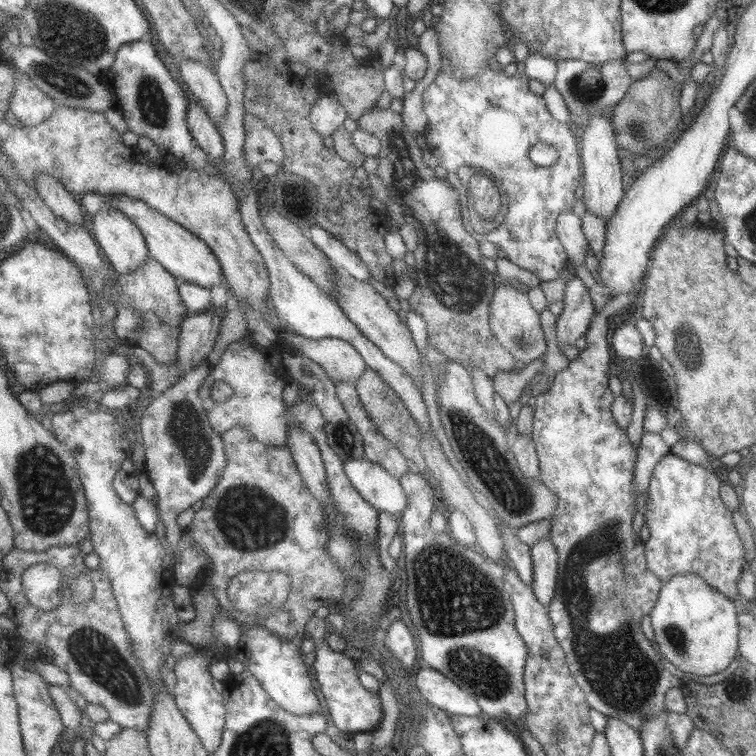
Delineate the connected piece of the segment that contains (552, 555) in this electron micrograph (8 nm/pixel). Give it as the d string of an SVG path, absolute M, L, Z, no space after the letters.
M548 536L530 546L530 559L533 582L529 587L541 605L548 607L557 584L557 553Z

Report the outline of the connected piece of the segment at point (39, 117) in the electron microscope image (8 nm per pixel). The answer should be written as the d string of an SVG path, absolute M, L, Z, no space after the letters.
M19 70L17 89L8 107L23 126L34 127L55 113L55 99L39 88L26 72Z

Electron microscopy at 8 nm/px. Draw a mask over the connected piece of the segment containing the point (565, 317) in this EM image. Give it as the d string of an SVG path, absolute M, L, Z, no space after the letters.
M576 276L566 282L562 302L562 312L556 318L557 347L563 353L567 344L575 344L582 335L591 332L595 306L587 288Z

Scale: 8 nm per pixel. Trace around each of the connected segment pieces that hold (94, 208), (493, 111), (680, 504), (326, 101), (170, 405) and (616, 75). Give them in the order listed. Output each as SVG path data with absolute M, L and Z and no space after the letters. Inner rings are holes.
M89 193L82 198L82 207L89 215L96 215L105 207L111 206L121 210L126 216L129 216L139 225L145 240L147 240L147 248L149 248L149 257L153 260L161 261L165 268L175 276L177 286L182 283L189 282L199 284L205 288L217 286L221 284L221 272L224 272L221 261L216 253L194 232L191 232L185 225L178 224L175 220L164 216L151 205L140 199L127 197L125 195L113 196L111 200L107 200L107 196L95 193Z
M485 67L483 72L469 79L457 79L453 72L441 71L437 75L437 79L427 87L425 110L429 116L427 144L439 165L448 171L447 179L452 186L465 195L461 182L459 182L459 176L457 176L457 170L463 166L488 173L501 188L499 191L501 194L500 223L497 230L480 235L472 231L472 223L466 229L480 243L484 241L496 243L508 255L508 259L521 266L522 269L531 271L539 277L539 280L557 278L565 266L566 253L554 230L556 219L559 214L572 210L571 202L575 198L575 188L577 188L577 182L581 176L579 148L577 148L577 142L575 142L571 130L567 128L567 123L555 120L545 110L543 98L529 90L527 77L523 73L507 76L507 73L503 72L503 68L501 71L495 72L490 67ZM535 142L551 144L558 152L558 158L551 166L541 167L531 162L528 150Z
M666 453L663 455L655 464L655 468L652 470L652 476L650 477L648 487L647 487L647 502L641 508L643 513L645 526L648 528L649 536L646 540L643 540L643 552L645 557L645 564L649 572L652 572L661 579L661 582L665 582L671 579L671 576L677 575L679 573L687 572L699 575L711 588L714 588L717 592L725 595L725 597L733 600L737 596L737 579L740 577L743 562L746 562L744 558L743 545L736 533L733 520L732 512L722 503L719 496L719 487L723 483L724 479L716 476L712 472L712 469L703 468L697 464L689 463L681 457L675 455L674 453Z
M321 94L313 104L312 124L323 136L332 136L343 126L349 114L336 95Z
M205 360L197 368L183 375L179 382L157 397L151 398L140 419L143 444L147 448L146 468L159 494L161 520L165 522L167 540L173 548L182 540L185 528L179 526L177 518L189 510L195 502L211 496L220 483L228 464L224 449L224 435L215 431L203 397L199 390L205 378L211 374L211 364Z
M569 58L556 62L556 78L553 79L553 85L563 97L565 106L569 108L573 122L577 124L589 118L589 115L606 114L623 97L633 81L627 75L625 59L593 64Z

